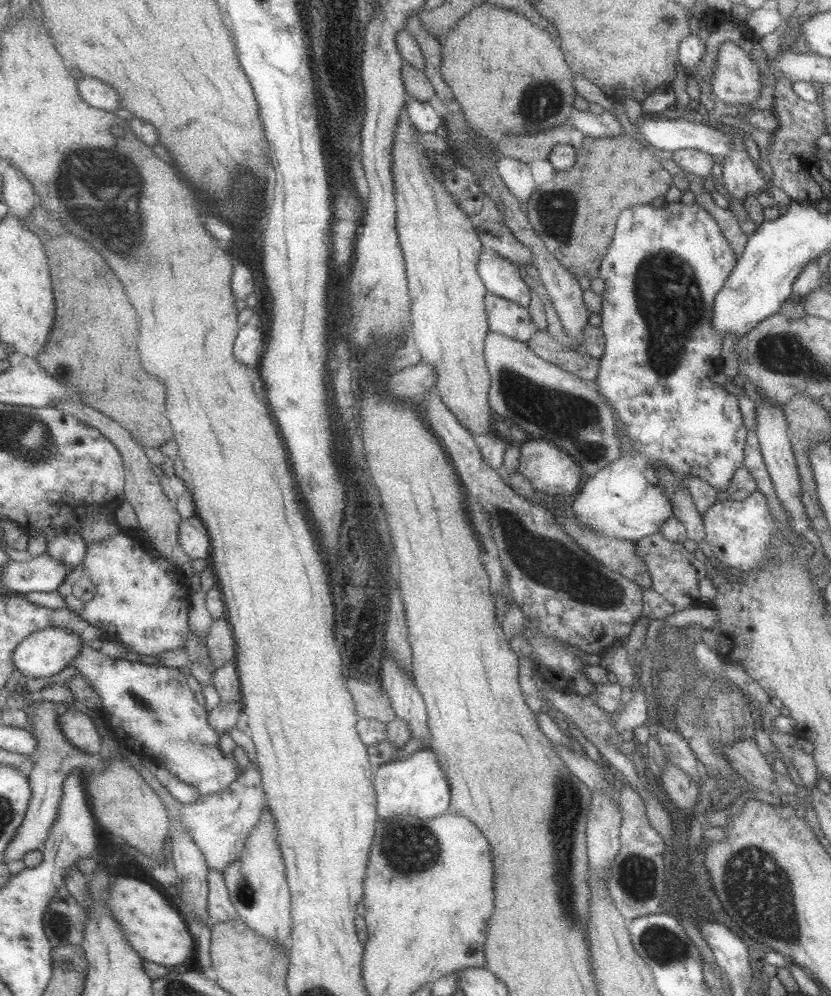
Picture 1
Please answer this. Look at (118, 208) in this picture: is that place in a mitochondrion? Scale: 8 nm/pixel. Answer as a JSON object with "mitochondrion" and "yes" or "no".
{"mitochondrion":"yes"}

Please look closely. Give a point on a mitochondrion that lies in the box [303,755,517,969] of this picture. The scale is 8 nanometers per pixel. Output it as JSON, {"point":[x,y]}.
{"point":[409,848]}

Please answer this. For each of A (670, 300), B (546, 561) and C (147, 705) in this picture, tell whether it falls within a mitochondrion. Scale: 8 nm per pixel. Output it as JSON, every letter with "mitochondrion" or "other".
{"A":"mitochondrion","B":"mitochondrion","C":"mitochondrion"}

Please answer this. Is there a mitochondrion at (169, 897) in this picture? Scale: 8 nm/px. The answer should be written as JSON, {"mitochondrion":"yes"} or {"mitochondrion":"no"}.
{"mitochondrion":"no"}

